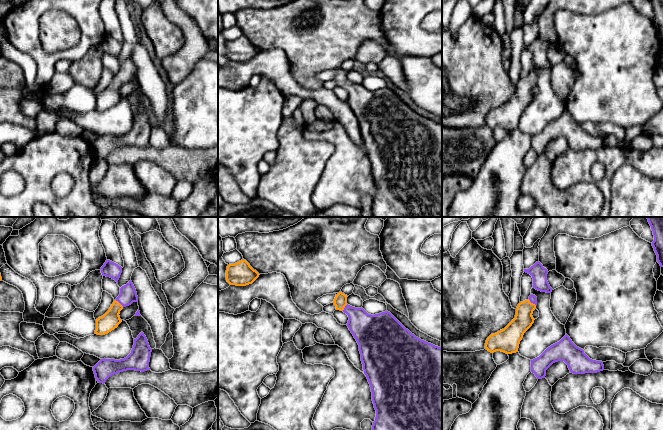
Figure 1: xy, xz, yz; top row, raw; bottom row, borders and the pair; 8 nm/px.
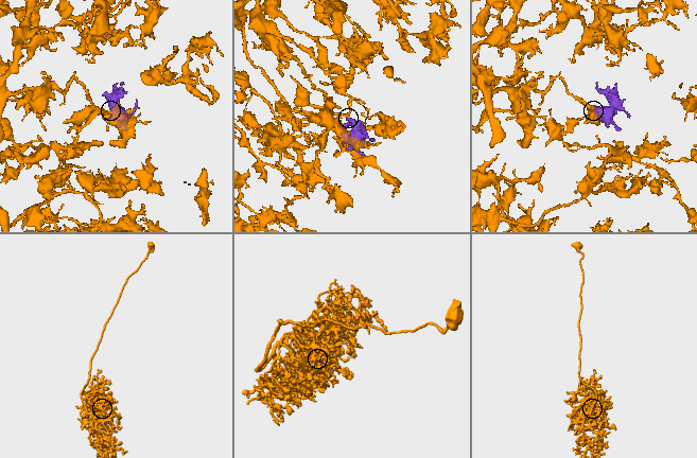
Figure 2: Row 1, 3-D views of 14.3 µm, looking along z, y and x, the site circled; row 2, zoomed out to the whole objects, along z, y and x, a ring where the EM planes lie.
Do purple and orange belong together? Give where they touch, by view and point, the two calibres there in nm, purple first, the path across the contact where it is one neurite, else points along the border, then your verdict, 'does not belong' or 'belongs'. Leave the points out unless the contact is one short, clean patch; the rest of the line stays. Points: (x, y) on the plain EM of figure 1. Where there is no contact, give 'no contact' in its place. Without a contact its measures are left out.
meets purple in yz at (532, 78); 60 nm thick on the purple side, 150 nm on the other; runs through yz (533, 75), (532, 78), (524, 86), (523, 96); belongs

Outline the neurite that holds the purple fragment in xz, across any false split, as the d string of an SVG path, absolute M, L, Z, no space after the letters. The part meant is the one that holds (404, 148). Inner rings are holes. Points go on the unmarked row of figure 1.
M339 68L333 79L336 86L348 91L347 102L359 121L376 186L372 201L373 217L442 217L442 124L416 113L390 88L368 90L363 84L348 81L347 73Z

